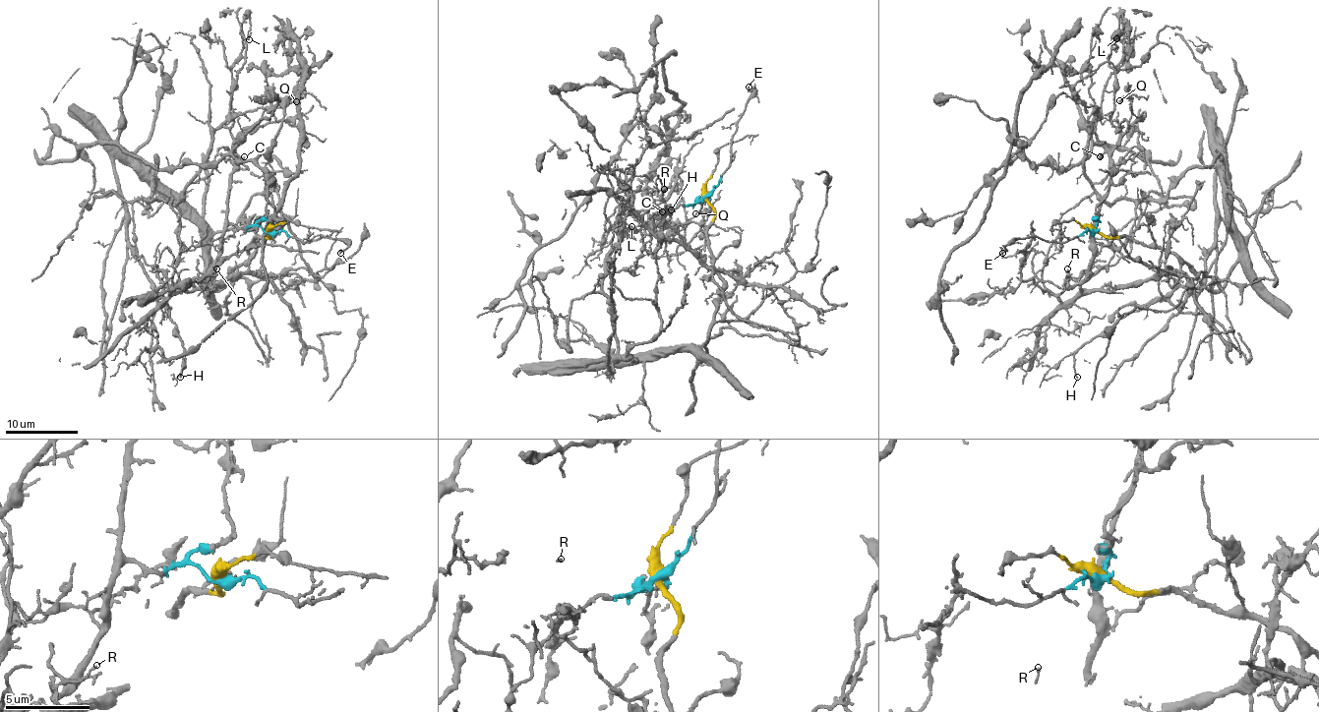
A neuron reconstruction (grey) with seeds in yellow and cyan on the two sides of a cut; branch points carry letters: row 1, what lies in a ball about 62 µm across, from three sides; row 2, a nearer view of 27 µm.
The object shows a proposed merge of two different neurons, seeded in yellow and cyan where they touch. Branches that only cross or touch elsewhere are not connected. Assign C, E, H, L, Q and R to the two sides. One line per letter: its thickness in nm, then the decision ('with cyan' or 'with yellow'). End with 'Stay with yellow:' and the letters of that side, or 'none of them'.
C: calibre 150 nm; with cyan
E: calibre 190 nm; with cyan
H: calibre 140 nm; with yellow
L: calibre 110 nm; with cyan
Q: calibre 180 nm; with cyan
R: calibre 110 nm; with cyan
Stay with yellow: H

